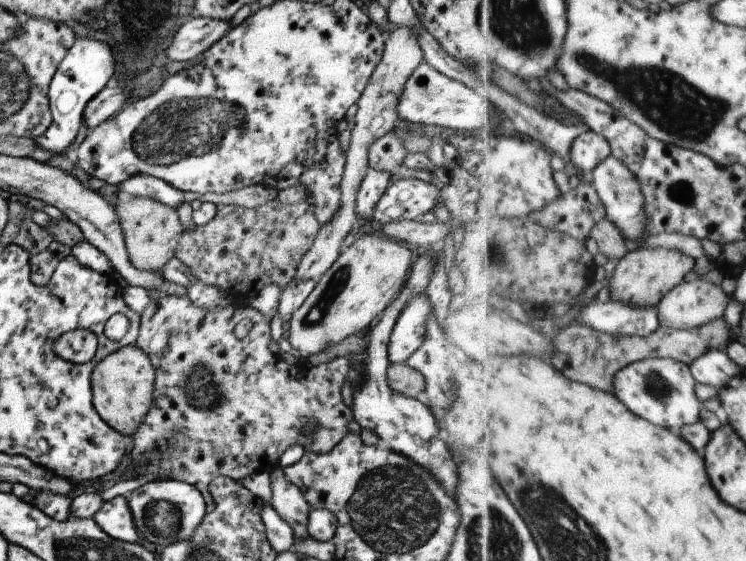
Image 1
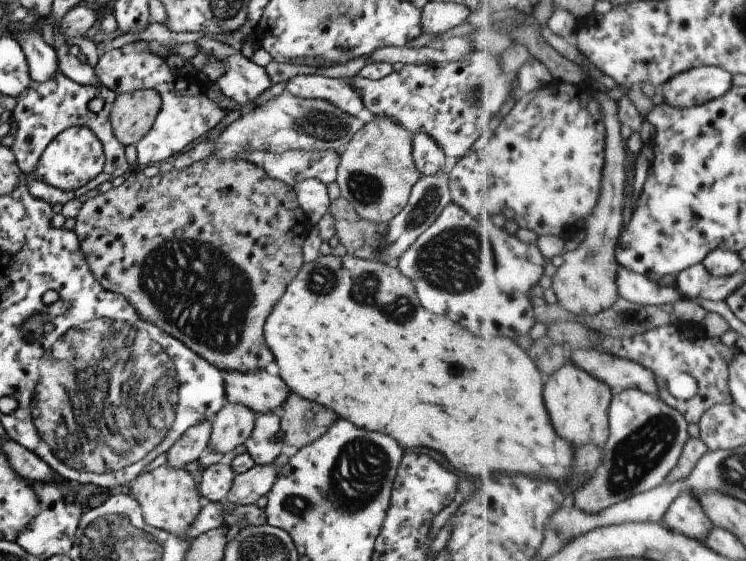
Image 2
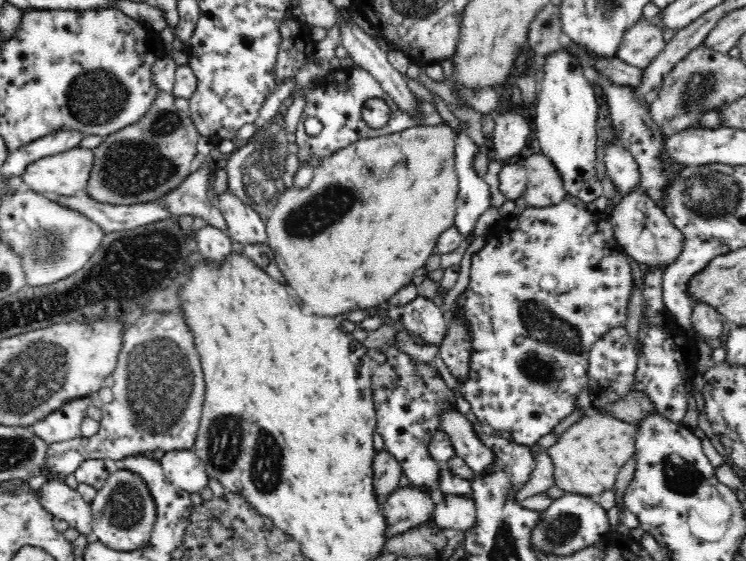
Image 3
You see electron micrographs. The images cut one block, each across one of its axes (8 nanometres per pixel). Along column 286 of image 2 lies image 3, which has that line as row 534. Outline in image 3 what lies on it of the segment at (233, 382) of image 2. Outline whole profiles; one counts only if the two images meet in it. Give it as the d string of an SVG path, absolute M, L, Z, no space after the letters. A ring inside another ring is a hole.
M415 484L396 489L382 502L382 510L387 520L385 535L396 536L431 520L436 495Z

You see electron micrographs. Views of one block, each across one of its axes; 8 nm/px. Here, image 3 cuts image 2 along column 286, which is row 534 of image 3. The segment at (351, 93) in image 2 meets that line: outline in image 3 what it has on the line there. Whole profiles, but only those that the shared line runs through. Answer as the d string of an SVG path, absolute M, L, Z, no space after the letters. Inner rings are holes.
M58 479L39 483L38 489L41 494L41 503L44 508L60 518L66 520L68 526L84 534L89 541L93 540L92 532L92 509L77 489L72 489Z

